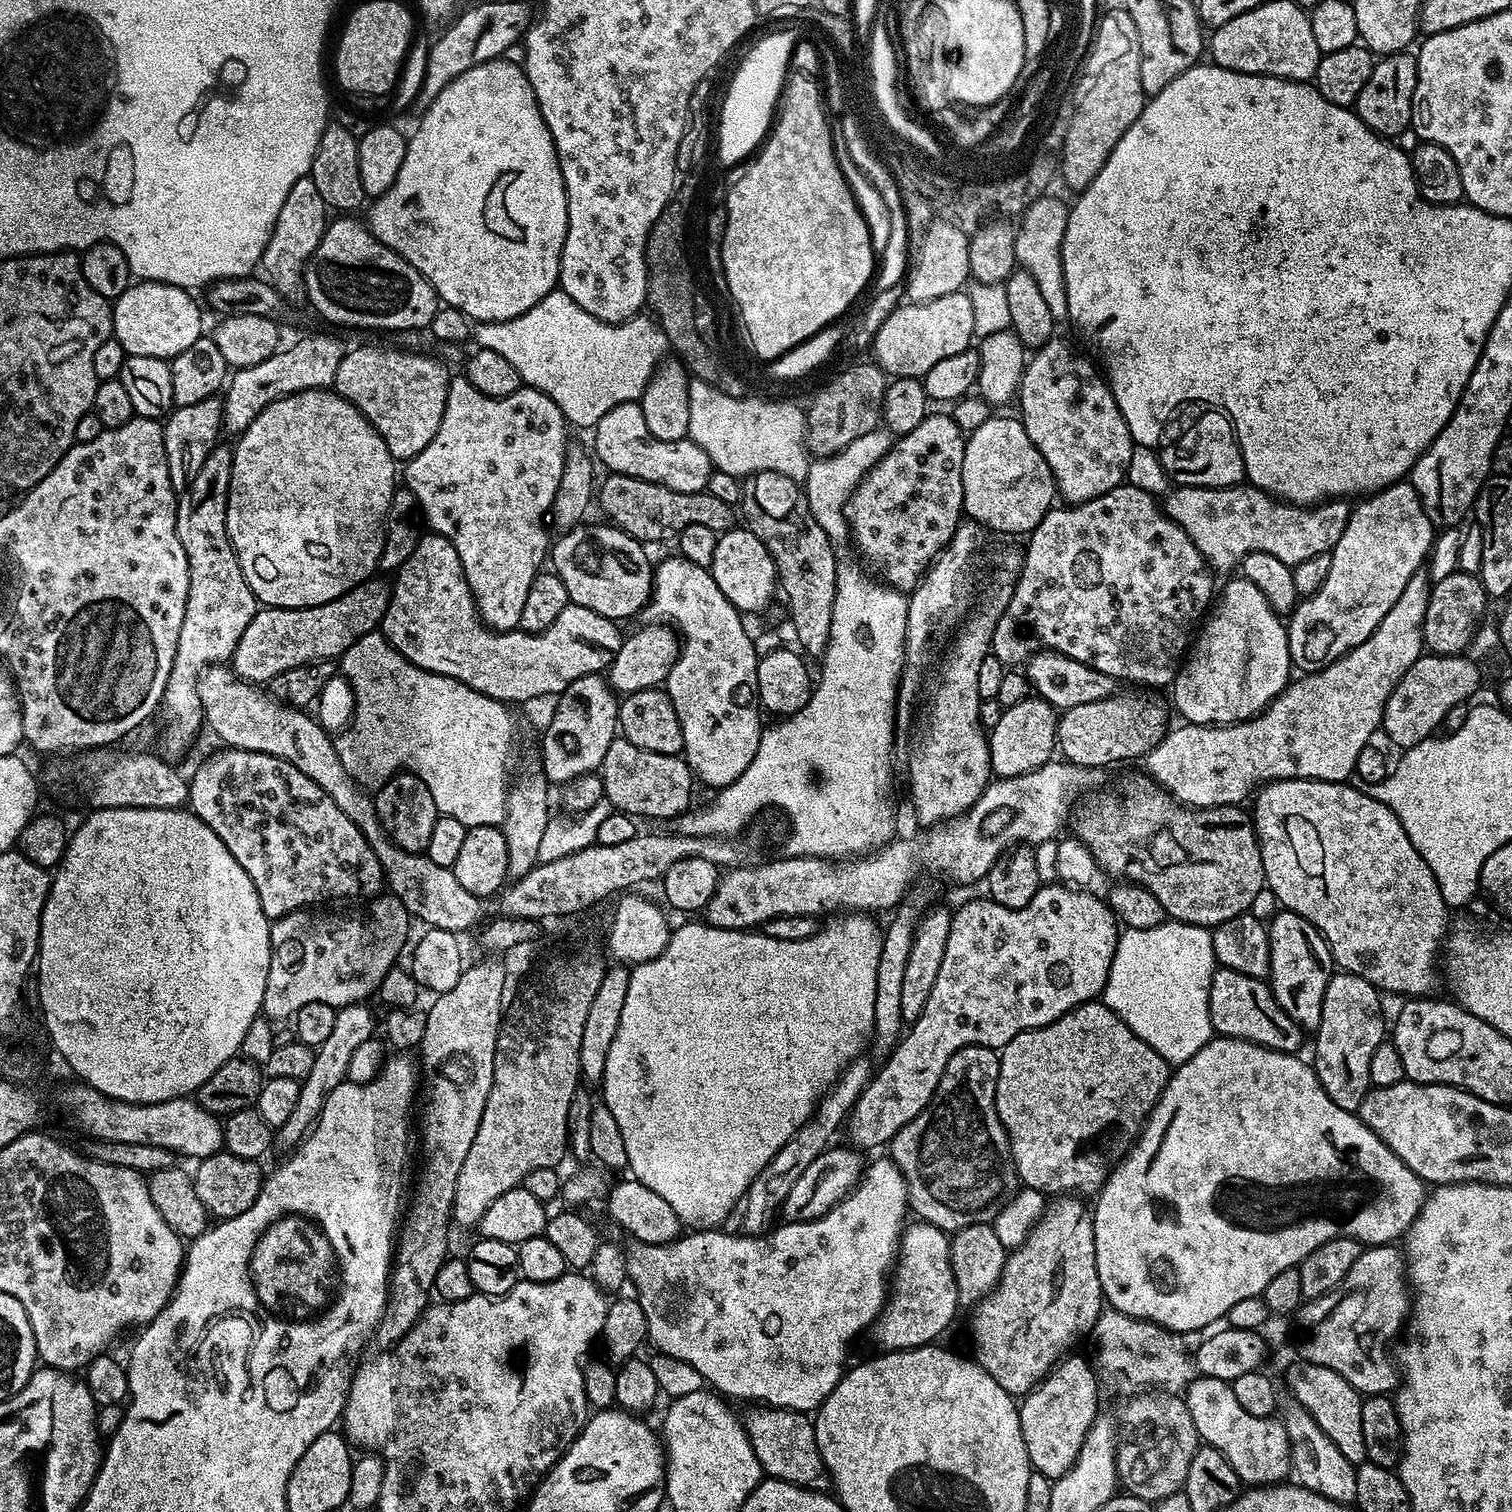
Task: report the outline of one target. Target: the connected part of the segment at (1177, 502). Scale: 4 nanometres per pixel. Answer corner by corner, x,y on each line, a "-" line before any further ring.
1247,482
1229,488
1176,486
1171,490
1168,497
1163,497
1164,511
1186,530
1196,549
1217,573
1235,569
1251,552
1274,554
1274,558
1290,566
1306,562
1306,558
1314,558
1314,554
1331,553
1338,538
1342,538
1342,530
1346,530
1353,509
1344,498
1311,506
1289,504

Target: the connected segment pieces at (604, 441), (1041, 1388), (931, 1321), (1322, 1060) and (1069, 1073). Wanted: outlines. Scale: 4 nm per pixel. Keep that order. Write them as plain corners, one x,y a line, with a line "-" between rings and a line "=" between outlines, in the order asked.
639,403
623,404
614,406
614,410
606,410
606,414
602,414
596,423
594,435
595,459
601,465
604,463
609,473
617,472
649,480
682,494
694,494
707,489
708,479
714,469
706,450
687,438
674,442
662,442
662,438
654,438
654,434
650,434
650,429
646,427
646,417
642,415
=
1076,1355
1065,1356
1018,1404
1026,1454
1033,1469
1053,1482
1074,1466
1100,1404
1097,1369
=
923,1222
909,1223
900,1238
900,1250
894,1261
894,1275
890,1280
888,1299
884,1308
876,1317
870,1329
872,1340
877,1349
886,1352
901,1352
907,1348
921,1348
927,1344
939,1341
939,1336
947,1330
960,1308
958,1286
952,1263
950,1262
950,1236
938,1226
=
1343,970
1333,971
1330,982
1326,986
1326,998
1322,998
1322,1018
1320,1025
1314,1029
1316,1036
1316,1060
1314,1067
1316,1077
1322,1082
1326,1094
1334,1102
1334,1106
1342,1106
1342,1110
1359,1113
1360,1104
1373,1087
1370,1078
1370,1058
1380,1044
1385,1043
1384,1012
1380,1009
1381,993
1366,978
1358,978
1358,974
1350,974
=
1099,999
1089,1000
1087,1004
1080,1004
1074,1010
1062,1014
1054,1022
1046,1026
1038,1026
1010,1038
1010,1042
999,1049
1000,1065
998,1066
998,1082
996,1083
996,1113
1002,1122
1002,1126
1008,1135
1008,1145
1012,1151
1012,1160
1016,1163
1016,1174
1019,1183
1025,1188
1033,1188
1045,1194
1079,1194
1084,1198
1092,1198
1099,1193
1100,1188
1108,1180
1118,1158
1127,1156
1133,1144
1136,1143
1144,1123
1148,1120
1149,1114
1154,1110
1158,1098
1168,1084
1170,1066
1114,1010
1110,1010

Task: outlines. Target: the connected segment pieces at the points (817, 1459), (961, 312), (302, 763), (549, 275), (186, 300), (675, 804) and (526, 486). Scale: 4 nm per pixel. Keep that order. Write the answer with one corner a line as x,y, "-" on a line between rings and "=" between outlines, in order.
767,1406
753,1408
756,1409
748,1417
743,1417
742,1423
745,1434
752,1440
754,1454
758,1454
758,1462
764,1467
765,1477
790,1482
813,1490
827,1489
830,1481
824,1470
822,1454
818,1450
815,1423
805,1413
792,1412
788,1408
769,1408
=
967,291
946,294
946,298
934,298
934,302
901,303
899,308
882,322
882,330
872,340
870,349
875,363
889,377
923,378
932,366
948,355
962,354
970,348
975,337
974,313
=
209,666
204,669
200,678
200,697
202,698
204,724
207,731
209,728
224,743
221,745
282,758
282,762
290,762
290,766
302,770
302,774
306,774
306,778
310,778
310,782
322,786
322,790
326,790
326,794
330,794
330,798
338,806
338,810
342,810
342,814
346,814
350,818
350,822
354,822
354,826
358,826
358,830
366,838
366,842
370,842
370,846
380,863
380,868
384,872
384,879
391,895
396,896
402,902
402,906
406,906
409,917
416,919
417,916
429,929
437,928
455,934
463,934
462,932
466,931
467,928
474,927
473,929
475,929
485,919
485,901
479,896
470,894
470,890
466,890
466,886
462,886
462,882
458,882
452,869
443,868
430,862
430,858
426,854
402,850
390,839
388,831
382,826
376,813
375,799
361,785
357,784
352,775
344,769
338,758
333,737
321,726
315,715
307,716
307,711
283,704
281,700
269,694
263,687
241,680
228,666
=
508,58
475,64
470,70
458,74
458,78
454,78
454,82
450,82
450,86
446,86
446,90
442,90
438,98
434,98
434,102
419,119
420,125
417,126
416,133
407,137
406,158
402,158
402,170
398,170
394,186
390,186
386,194
371,201
372,209
369,210
368,216
366,215
369,232
374,238
378,238
378,242
382,242
406,262
410,262
414,270
418,270
432,283
437,297
447,307
462,310
462,314
468,317
469,321
482,324
502,322
518,318
518,314
526,314
530,306
546,298
546,294
550,294
557,287
562,246
566,242
568,229
568,199
552,135
542,118
540,107
534,98
534,90
526,78
523,67
519,63
511,64
=
142,280
128,285
127,290
117,297
112,304
112,336
129,356
145,356
146,358
162,358
171,361
172,357
182,354
202,334
200,328
200,308
191,291
178,286
170,286
153,280
=
617,738
610,742
598,775
604,784
604,800
612,803
617,812
627,812
633,818
649,816
652,820
672,822
689,811
694,777
683,755
654,754
654,750
642,750
642,746
634,746
634,742
=
466,378
459,379
453,379
448,385
448,397
438,434
434,434
434,438
430,438
430,446
426,446
426,450
422,450
414,459
403,465
402,480
414,494
416,501
420,503
420,511
427,527
438,533
439,536
446,537
454,546
454,550
458,550
460,565
466,574
466,582
470,586
472,596
476,600
476,609
480,611
480,619
493,632
511,632
520,628
522,605
526,603
526,594
530,594
530,582
534,582
534,578
542,570
543,564
540,563
543,560
545,563
550,552
550,536
548,540
548,532
544,529
544,520
546,524
546,517
551,513
552,503
558,494
558,486
562,482
564,459
570,443
570,437
568,437
570,428
564,419
562,410
558,410
556,403
546,394
539,392
537,388
521,386
518,391
509,396
487,396
474,390
474,386
470,386
470,382

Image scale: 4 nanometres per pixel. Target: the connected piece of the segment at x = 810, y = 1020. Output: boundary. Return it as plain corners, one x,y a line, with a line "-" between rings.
855,910
849,911
847,914
836,914
831,918
825,919
822,926
817,927
816,933
810,938
802,938
798,942
782,942
778,938
770,938
763,934
712,934
716,936
696,936
695,926
684,924
677,932
675,929
669,935
666,950
662,950
662,954
658,954
658,958
637,964
631,969
626,1002
623,1003
622,1007
621,1022
618,1023
618,1032
614,1036
614,1042
610,1045
610,1052
606,1055
605,1072
602,1079
602,1087
604,1086
604,1100
602,1100
602,1104
603,1107
610,1110
610,1114
614,1114
614,1118
618,1122
618,1130
622,1130
622,1142
626,1142
626,1158
628,1159
628,1168
631,1175
638,1182
642,1182
642,1186
654,1190
654,1194
658,1194
658,1198
670,1202
670,1210
674,1210
674,1214
678,1214
681,1225
687,1226
692,1230
719,1229
723,1225
720,1223
735,1208
737,1211
738,1205
747,1197
748,1188
754,1182
754,1178
758,1178
758,1174
762,1174
766,1162
770,1162
770,1158
774,1158
774,1154
778,1154
778,1150
782,1146
786,1146
786,1142
790,1142
792,1135
808,1120
811,1120
813,1112
816,1111
817,1104
820,1103
821,1096
831,1088
832,1083
844,1071
846,1065
865,1051
864,1044
866,1048
872,1035
872,1027
874,1026
874,990
878,982
878,962
880,961
882,942
884,941
881,925
876,925
872,920
875,919
871,915

